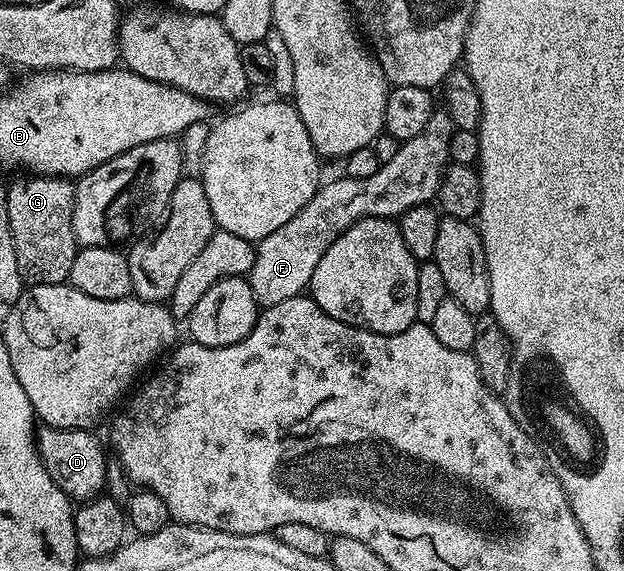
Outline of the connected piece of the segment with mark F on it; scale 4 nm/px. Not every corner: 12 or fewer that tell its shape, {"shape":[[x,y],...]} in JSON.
{"shape":[[436,109],[373,176],[324,181],[255,246],[262,307],[300,297],[362,218],[436,201],[453,125]]}

